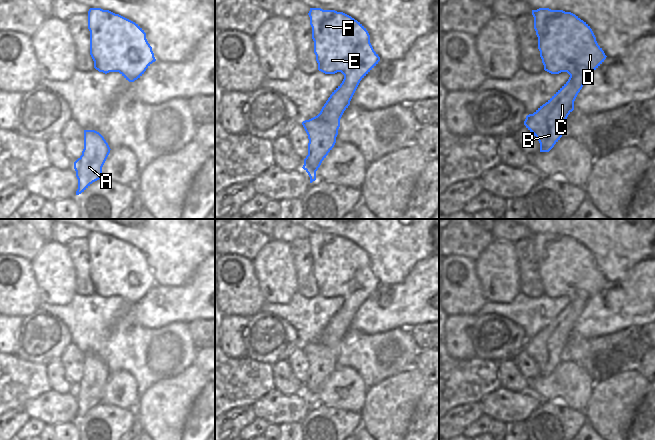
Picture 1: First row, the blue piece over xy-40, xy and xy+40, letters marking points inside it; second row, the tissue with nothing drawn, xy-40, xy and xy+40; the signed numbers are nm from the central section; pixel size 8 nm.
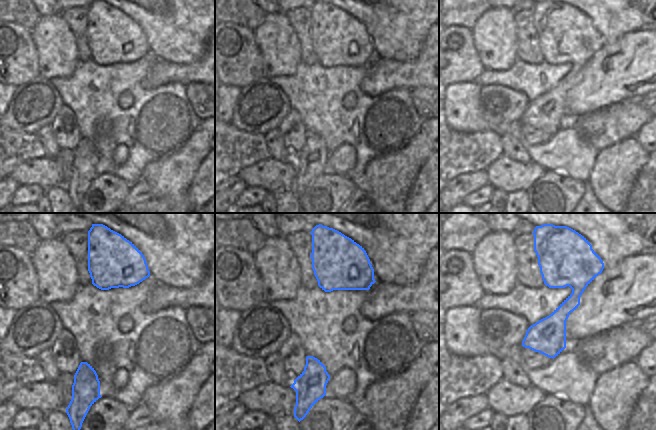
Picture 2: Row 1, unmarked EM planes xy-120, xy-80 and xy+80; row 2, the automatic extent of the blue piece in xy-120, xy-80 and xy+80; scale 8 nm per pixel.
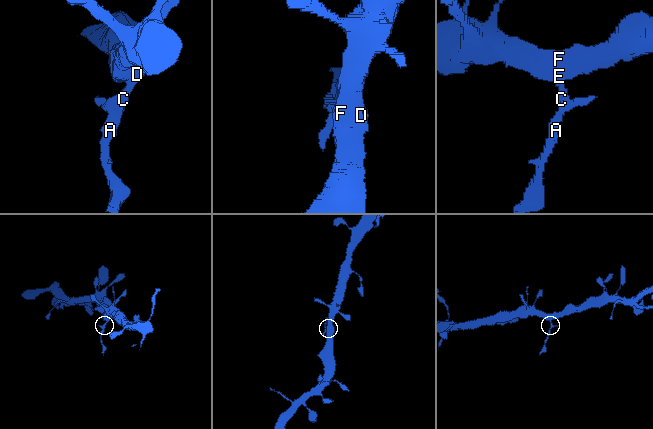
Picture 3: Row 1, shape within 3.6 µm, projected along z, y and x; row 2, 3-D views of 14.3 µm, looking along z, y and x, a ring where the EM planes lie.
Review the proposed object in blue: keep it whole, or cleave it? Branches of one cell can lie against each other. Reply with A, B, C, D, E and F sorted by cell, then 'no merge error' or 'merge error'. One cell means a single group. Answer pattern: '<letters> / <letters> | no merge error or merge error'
A B C D E F | no merge error

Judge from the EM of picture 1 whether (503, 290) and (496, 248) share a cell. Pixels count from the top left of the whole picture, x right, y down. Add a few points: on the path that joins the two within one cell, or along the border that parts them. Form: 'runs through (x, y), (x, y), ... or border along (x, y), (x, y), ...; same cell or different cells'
runs through (500, 280), (498, 258); same cell

